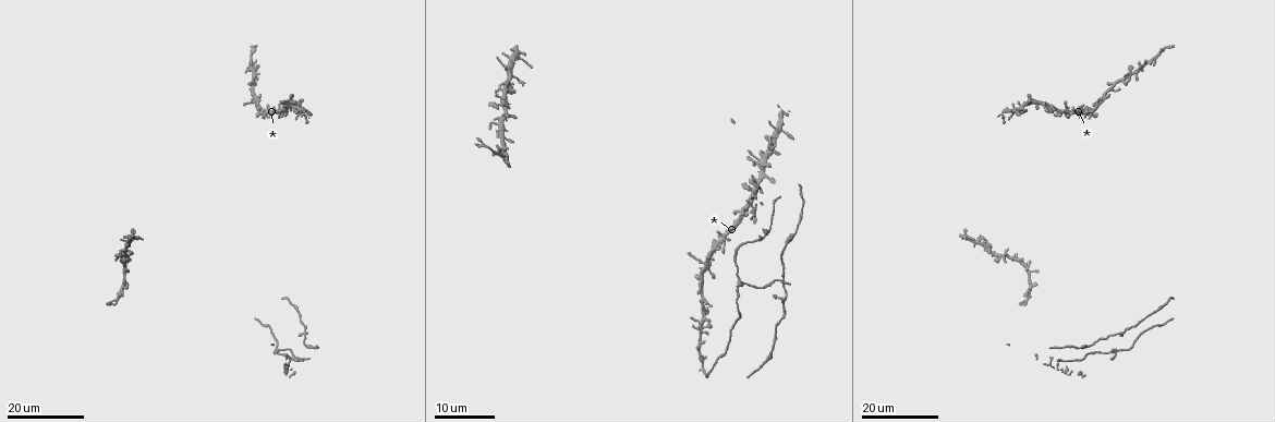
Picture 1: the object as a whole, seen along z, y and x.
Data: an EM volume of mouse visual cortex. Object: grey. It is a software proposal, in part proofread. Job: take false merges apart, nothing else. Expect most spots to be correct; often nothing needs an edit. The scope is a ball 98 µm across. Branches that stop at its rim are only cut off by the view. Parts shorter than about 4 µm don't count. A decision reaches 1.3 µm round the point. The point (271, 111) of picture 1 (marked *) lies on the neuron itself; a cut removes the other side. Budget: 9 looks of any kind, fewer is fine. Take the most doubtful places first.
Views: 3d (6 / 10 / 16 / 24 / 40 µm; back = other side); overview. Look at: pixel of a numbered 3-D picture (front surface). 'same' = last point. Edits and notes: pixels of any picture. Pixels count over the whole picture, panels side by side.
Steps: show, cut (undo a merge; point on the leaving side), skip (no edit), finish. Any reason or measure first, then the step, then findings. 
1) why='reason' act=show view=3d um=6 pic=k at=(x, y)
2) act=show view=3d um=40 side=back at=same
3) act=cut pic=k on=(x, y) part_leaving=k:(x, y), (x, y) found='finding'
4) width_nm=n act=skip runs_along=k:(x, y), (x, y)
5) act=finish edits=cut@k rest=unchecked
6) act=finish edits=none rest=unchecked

why='arms part here' act=show view=3d um=16 pic=1 at=(739, 281)

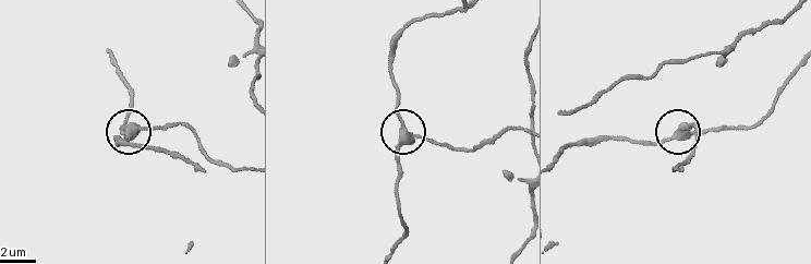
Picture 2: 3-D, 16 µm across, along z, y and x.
act=show view=3d um=10 pic=2 at=(131, 135)

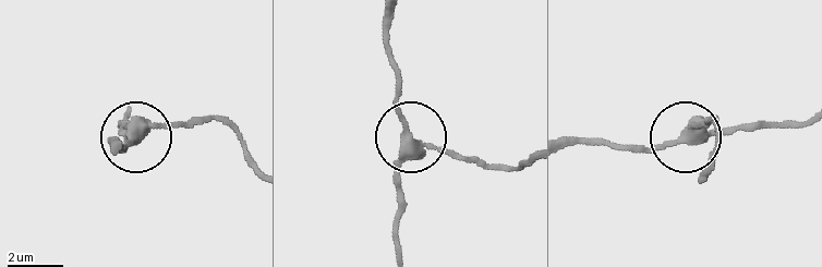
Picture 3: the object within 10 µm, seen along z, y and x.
arms=3 act=cut pic=3 on=(189, 120) part_leaving=3:(154, 125), (221, 121), (250, 160) found='a second neuron is stuck on'

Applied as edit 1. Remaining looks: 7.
why='four-way junction' act=show view=3d um=24 pic=1 at=(742, 210)

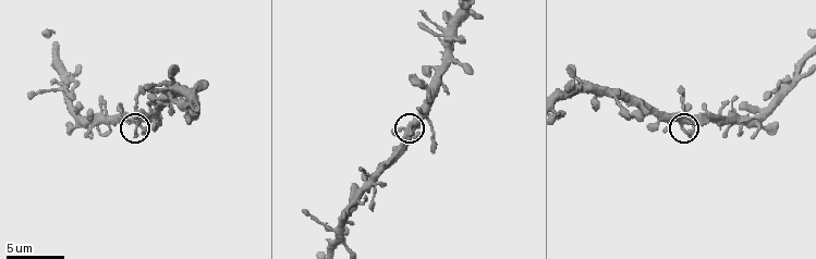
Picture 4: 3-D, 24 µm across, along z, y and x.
act=show view=3d um=10 pic=4 at=(138, 125)

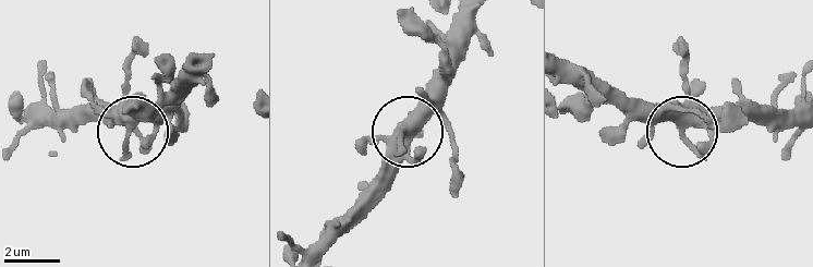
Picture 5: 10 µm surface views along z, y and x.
arms=4 act=skip found='continuous, no second neuron'

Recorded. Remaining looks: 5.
why='three-way junction' act=show view=3d um=16 pic=1 at=(119, 300)

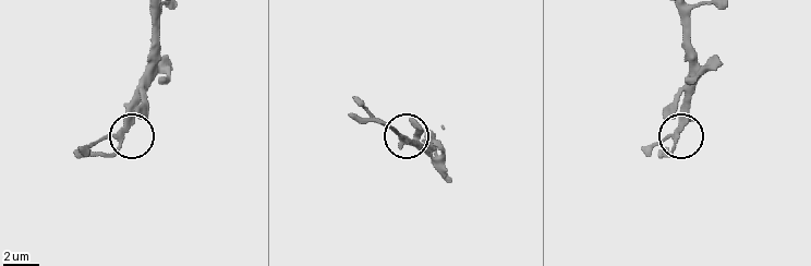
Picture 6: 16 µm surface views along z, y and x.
why='zoom in' act=show view=3d um=10 pic=6 at=(125, 131)

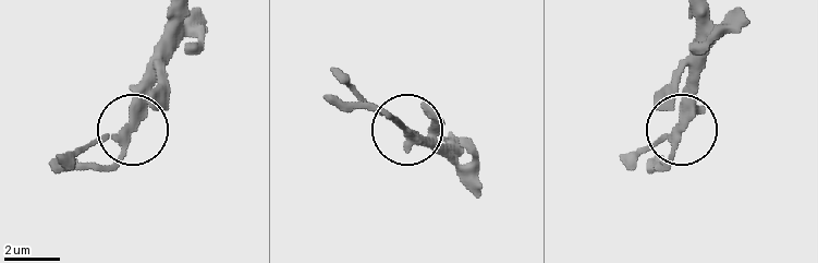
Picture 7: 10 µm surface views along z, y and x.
act=skip runs_along=7:(692, 13), (699, 83), (690, 118), (631, 165) found='one neuron here'

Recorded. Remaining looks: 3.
why='small branch off a trunk' act=show view=3d um=10 pic=4 at=(94, 123)

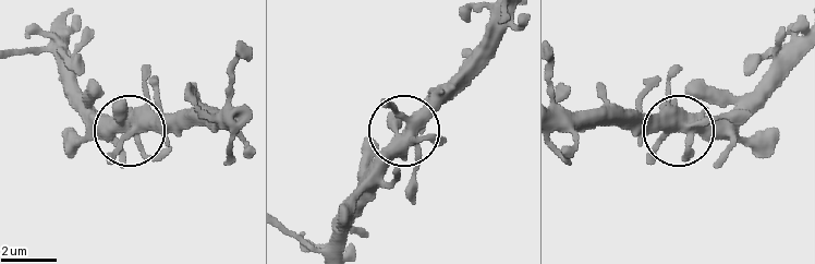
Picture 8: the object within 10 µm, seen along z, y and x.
arms=5 act=skip runs_along=8:(173, 116), (155, 116), (114, 134), (120, 163) found='one neuron here'

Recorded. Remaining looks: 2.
act=finish edits=cut@3 rest=unchecked

